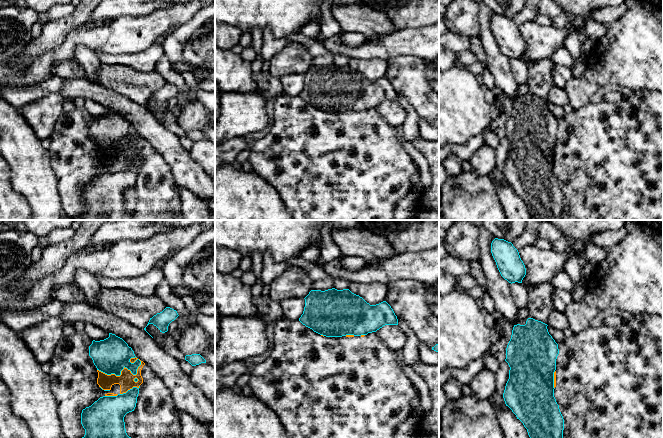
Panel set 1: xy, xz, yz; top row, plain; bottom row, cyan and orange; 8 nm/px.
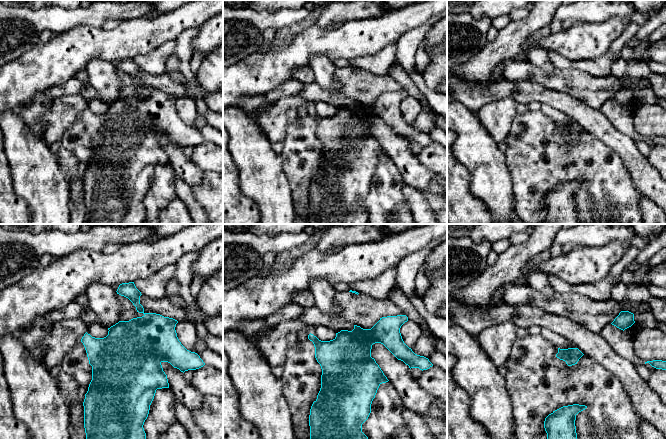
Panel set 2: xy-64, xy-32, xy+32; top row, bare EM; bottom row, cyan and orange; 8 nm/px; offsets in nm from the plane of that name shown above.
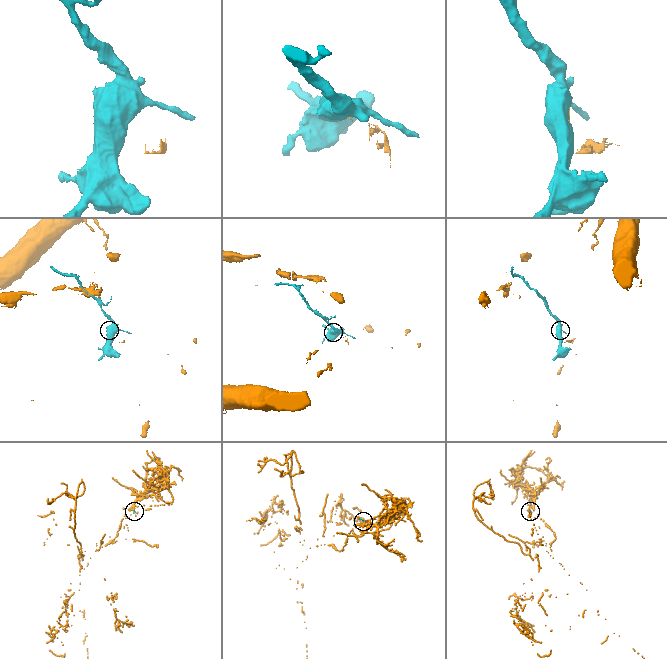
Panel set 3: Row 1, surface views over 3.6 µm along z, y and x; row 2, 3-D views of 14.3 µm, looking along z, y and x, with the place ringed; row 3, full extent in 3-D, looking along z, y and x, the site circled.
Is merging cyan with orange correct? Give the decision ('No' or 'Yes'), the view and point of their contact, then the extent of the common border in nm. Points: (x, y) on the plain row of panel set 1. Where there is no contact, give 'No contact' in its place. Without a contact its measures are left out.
No. Touches cyan at xy (121, 146). Shared border 360 nm

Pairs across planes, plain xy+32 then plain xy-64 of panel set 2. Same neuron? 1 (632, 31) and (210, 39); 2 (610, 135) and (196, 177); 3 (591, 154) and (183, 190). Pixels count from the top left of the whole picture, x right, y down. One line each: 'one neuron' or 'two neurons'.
1: two neurons
2: one neuron
3: two neurons

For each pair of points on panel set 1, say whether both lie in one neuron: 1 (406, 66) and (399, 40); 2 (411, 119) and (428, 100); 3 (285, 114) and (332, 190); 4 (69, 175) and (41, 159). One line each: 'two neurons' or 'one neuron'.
1: two neurons
2: two neurons
3: one neuron
4: two neurons

